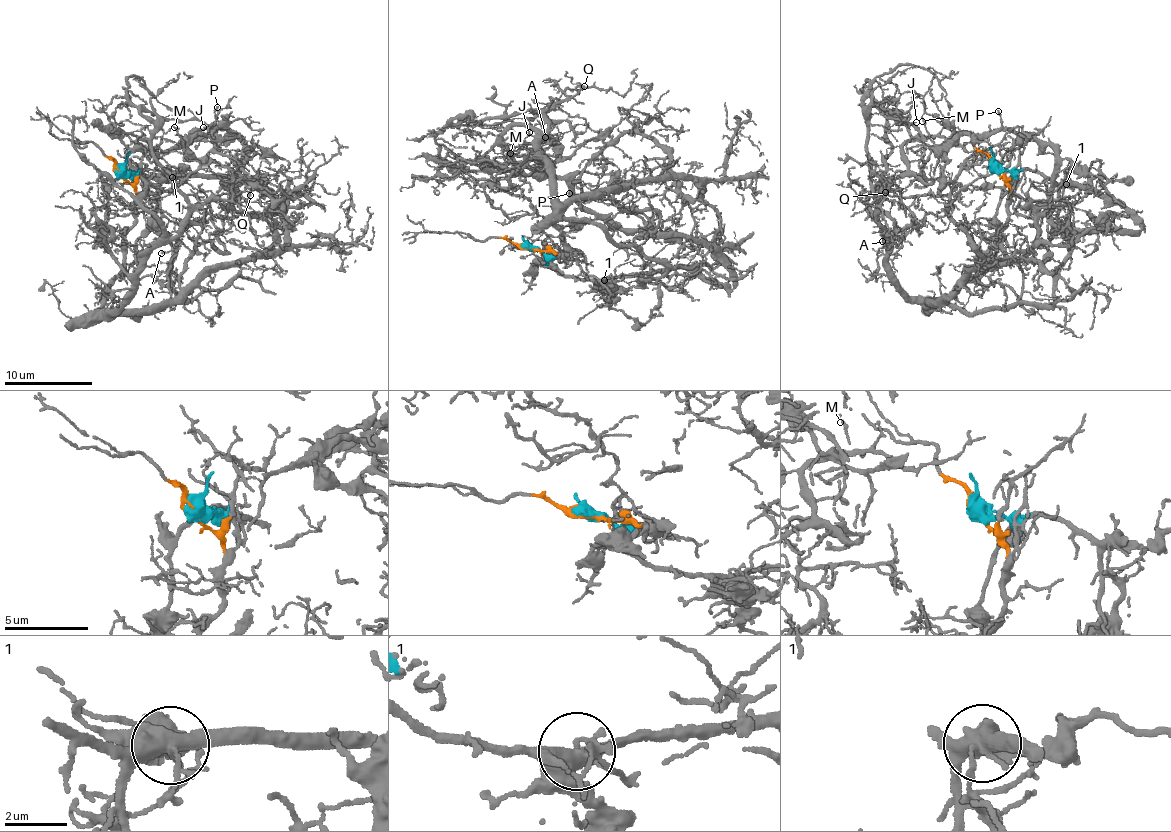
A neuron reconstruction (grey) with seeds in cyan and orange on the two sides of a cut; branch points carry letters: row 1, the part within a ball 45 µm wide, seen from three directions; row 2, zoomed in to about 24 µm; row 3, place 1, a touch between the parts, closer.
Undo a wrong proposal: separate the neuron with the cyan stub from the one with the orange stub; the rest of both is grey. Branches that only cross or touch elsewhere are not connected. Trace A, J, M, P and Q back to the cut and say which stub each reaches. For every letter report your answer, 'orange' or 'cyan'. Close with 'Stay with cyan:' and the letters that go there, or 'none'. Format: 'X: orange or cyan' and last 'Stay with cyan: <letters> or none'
A: orange
J: orange
M: cyan
P: cyan
Q: orange
Stay with cyan: M, P

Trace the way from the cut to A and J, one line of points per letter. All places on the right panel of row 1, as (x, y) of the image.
A: (994, 168), (1009, 189), (1009, 220), (991, 267), (941, 298), (909, 297), (892, 272), (887, 232), (883, 242)
J: (994, 168), (1009, 220), (991, 267), (941, 298), (909, 297), (892, 272), (866, 107), (873, 98), (915, 123)

